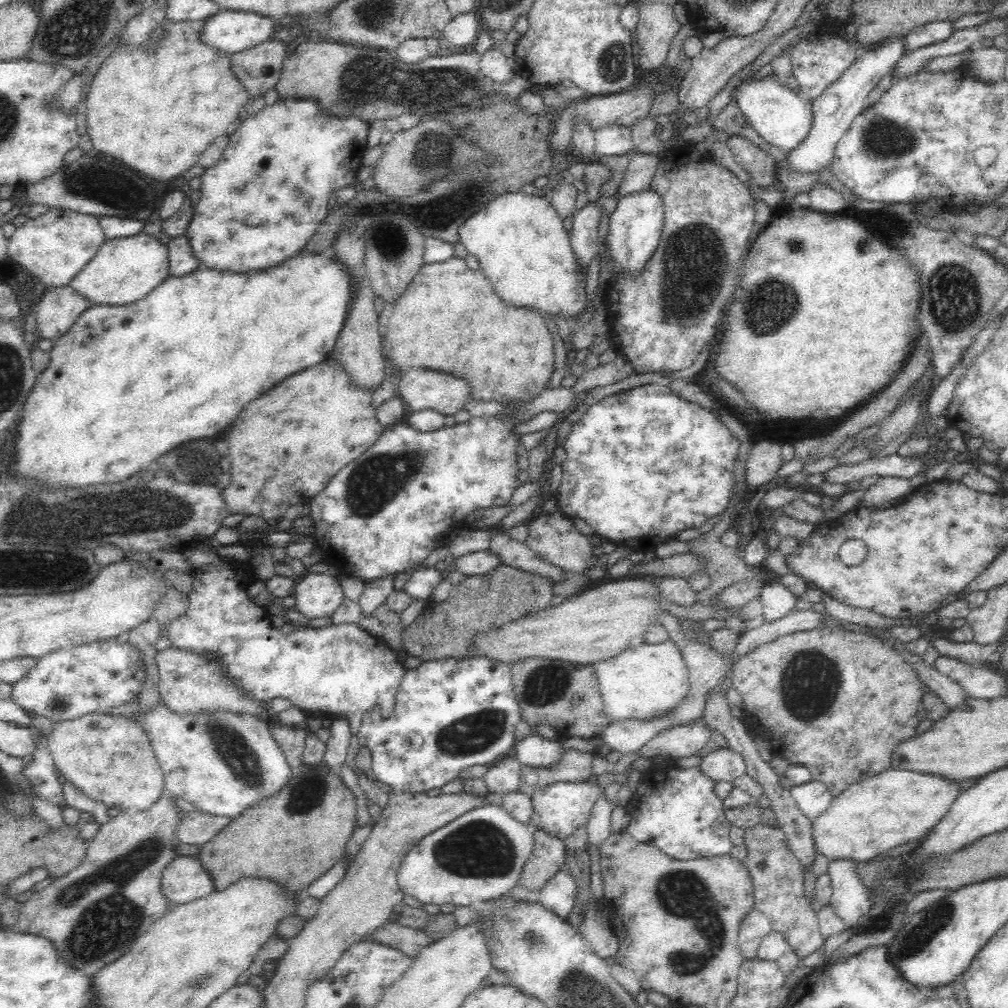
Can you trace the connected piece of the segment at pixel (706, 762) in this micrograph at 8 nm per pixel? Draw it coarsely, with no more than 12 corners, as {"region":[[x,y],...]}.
{"region":[[723,747],[706,754],[698,768],[715,782],[745,775],[742,756]]}

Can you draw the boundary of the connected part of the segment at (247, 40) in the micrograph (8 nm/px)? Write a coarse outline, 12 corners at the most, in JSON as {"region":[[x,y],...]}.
{"region":[[221,9],[202,43],[230,55],[268,41],[278,21]]}

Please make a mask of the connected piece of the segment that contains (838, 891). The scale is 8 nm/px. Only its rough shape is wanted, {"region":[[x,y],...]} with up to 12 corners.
{"region":[[859,862],[827,865],[829,904],[846,926],[870,914],[869,888]]}

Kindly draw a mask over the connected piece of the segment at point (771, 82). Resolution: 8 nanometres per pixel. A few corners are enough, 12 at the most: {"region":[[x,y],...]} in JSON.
{"region":[[756,70],[730,92],[754,131],[786,153],[806,138],[812,102]]}

